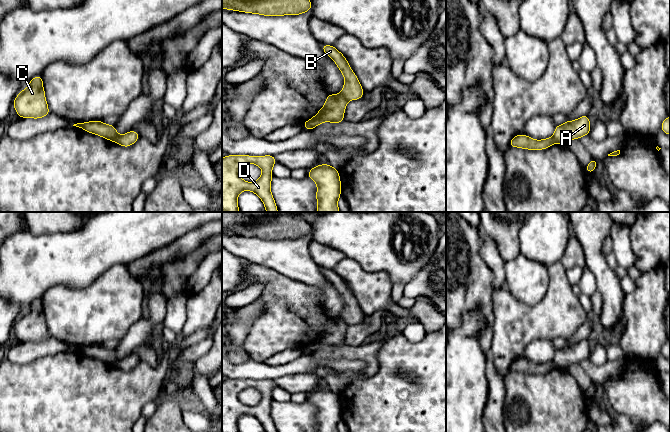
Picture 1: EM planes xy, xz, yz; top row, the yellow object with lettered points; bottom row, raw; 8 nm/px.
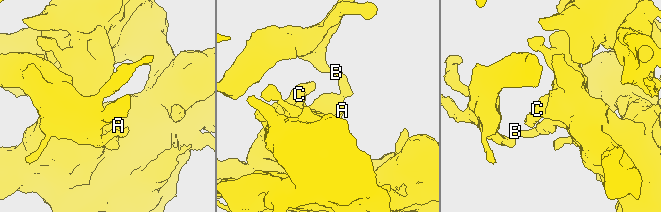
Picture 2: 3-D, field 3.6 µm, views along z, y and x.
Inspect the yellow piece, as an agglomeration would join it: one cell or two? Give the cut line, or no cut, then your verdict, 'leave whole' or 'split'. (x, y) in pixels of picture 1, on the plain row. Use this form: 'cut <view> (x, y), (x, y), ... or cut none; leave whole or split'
cut xz (340, 317), (347, 325); split

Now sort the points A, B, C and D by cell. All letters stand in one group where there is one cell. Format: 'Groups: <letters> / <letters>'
Groups: A C D / B

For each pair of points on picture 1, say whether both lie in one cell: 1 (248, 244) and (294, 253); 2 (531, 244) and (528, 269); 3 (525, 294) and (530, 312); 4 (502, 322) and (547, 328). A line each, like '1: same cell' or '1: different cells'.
1: same cell
2: different cells
3: different cells
4: same cell

